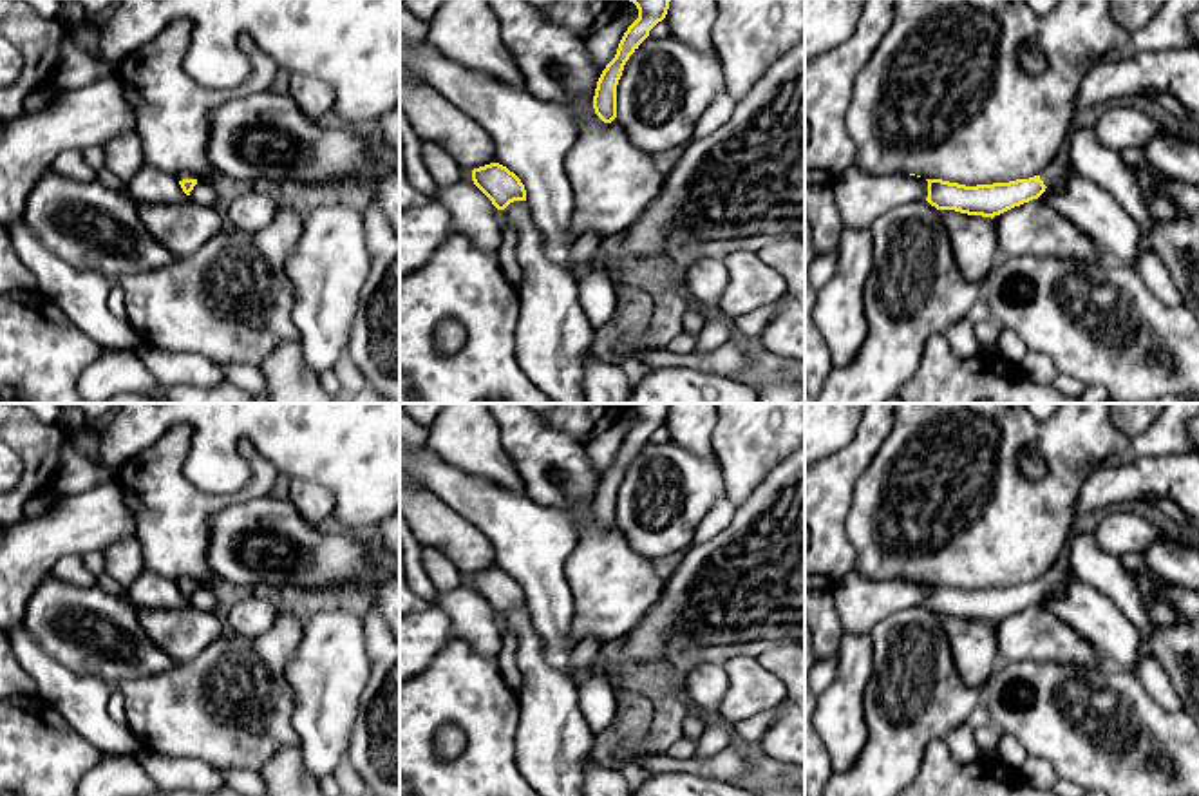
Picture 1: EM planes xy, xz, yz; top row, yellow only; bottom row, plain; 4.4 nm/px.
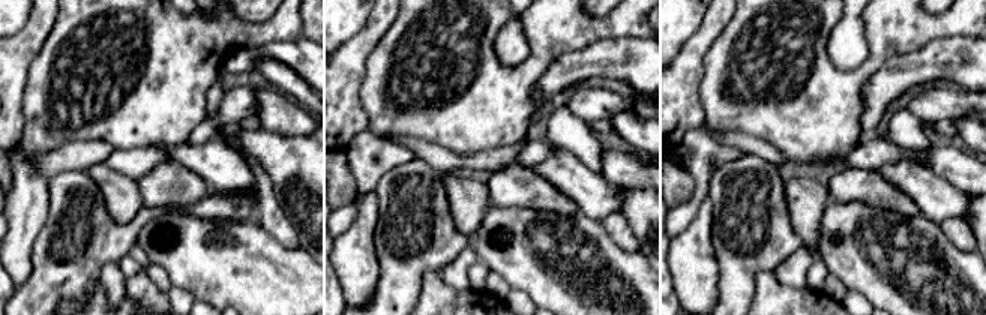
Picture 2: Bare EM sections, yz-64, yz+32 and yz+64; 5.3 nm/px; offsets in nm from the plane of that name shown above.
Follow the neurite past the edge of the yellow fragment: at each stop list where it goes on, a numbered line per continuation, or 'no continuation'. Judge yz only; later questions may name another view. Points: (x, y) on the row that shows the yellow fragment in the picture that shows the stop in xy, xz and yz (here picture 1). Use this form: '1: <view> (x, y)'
1: yz (1055, 170)

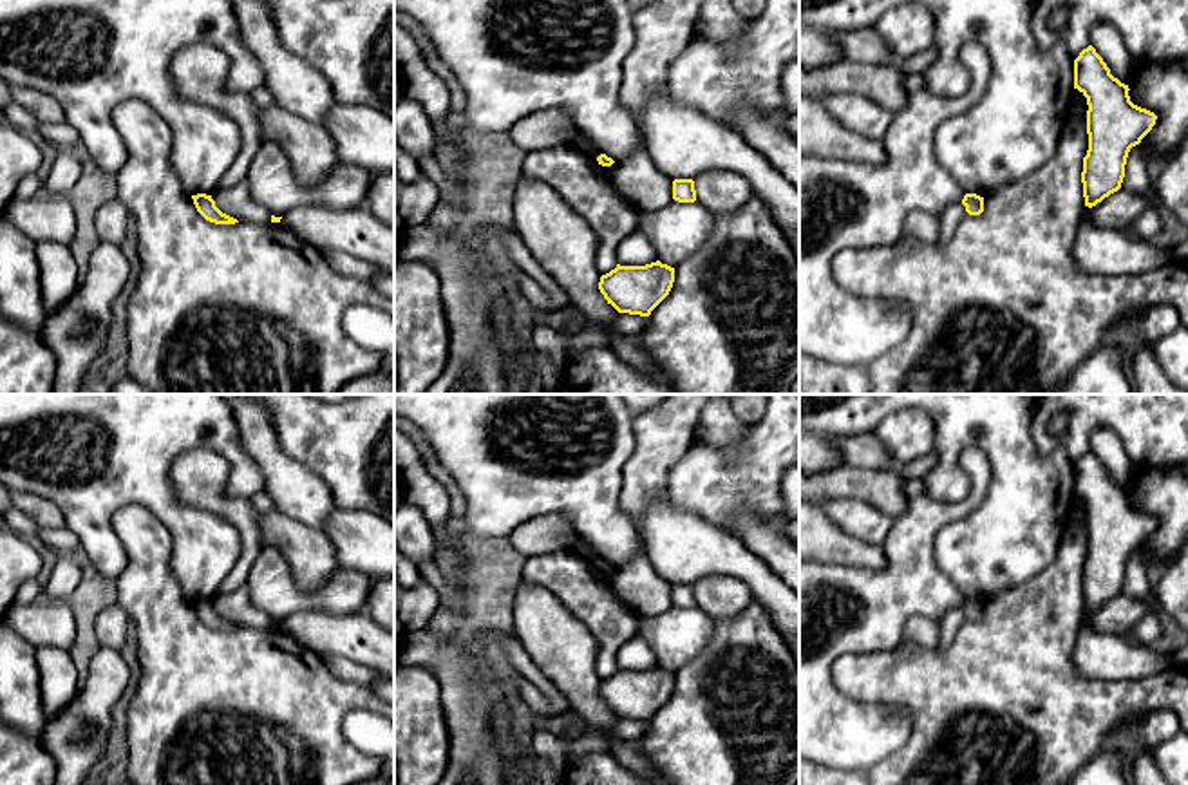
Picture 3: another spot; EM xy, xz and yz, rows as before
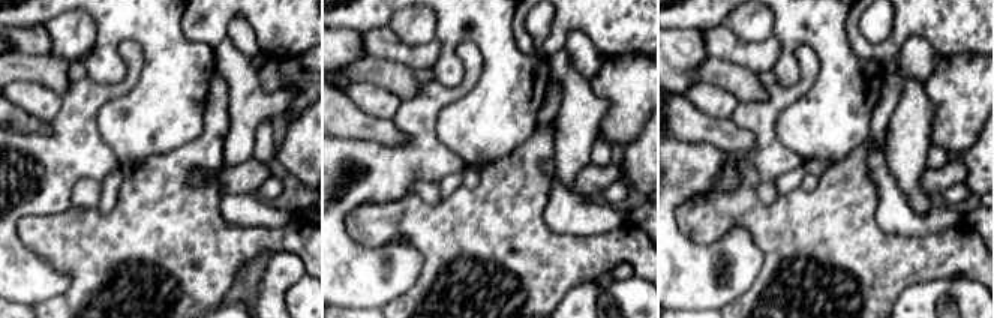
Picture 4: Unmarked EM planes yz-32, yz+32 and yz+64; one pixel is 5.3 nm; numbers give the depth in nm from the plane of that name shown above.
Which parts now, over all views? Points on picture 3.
no continuation

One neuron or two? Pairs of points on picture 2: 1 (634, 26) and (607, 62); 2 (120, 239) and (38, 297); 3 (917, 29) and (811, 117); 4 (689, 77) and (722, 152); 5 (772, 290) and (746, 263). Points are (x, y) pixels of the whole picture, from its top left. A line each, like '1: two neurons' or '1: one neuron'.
1: two neurons
2: one neuron
3: one neuron
4: two neurons
5: two neurons

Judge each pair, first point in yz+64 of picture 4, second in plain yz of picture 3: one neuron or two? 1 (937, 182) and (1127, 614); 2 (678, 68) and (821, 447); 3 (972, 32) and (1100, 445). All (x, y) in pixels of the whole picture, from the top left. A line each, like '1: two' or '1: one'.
1: one
2: one
3: two

